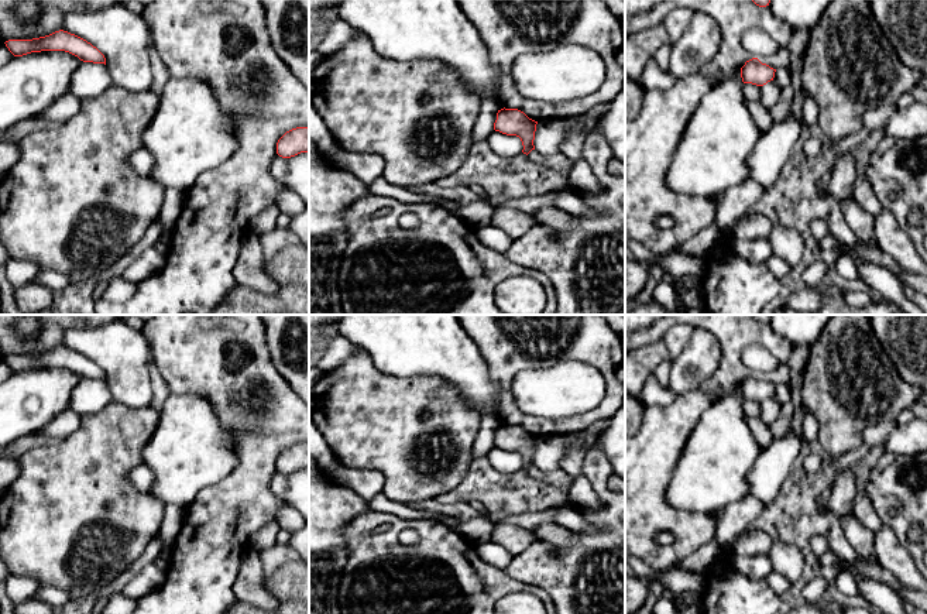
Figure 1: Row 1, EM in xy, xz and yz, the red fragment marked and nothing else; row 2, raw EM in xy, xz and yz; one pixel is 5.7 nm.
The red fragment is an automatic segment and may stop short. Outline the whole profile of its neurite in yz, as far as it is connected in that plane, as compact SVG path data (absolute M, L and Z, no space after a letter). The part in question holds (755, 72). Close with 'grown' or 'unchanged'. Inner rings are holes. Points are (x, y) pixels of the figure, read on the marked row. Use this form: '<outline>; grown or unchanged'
M752 58L741 68L741 78L744 83L763 86L773 80L775 72L776 69L762 64L758 58Z; unchanged

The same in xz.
M501 109L497 113L494 130L507 136L516 136L521 138L523 154L529 154L535 150L533 140L538 121L529 119L523 112L518 109Z; unchanged

